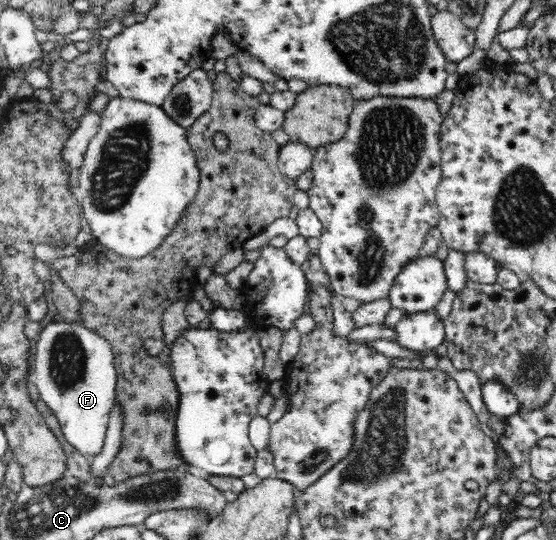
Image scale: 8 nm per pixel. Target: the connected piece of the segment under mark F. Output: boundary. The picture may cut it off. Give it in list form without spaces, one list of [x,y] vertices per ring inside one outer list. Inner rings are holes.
[[[48,319],[48,324],[32,342],[32,348],[35,348],[36,364],[29,378],[34,381],[41,401],[55,414],[63,438],[77,449],[77,453],[91,458],[97,456],[102,451],[108,422],[116,403],[117,370],[110,344],[88,327],[67,320],[59,322]]]

